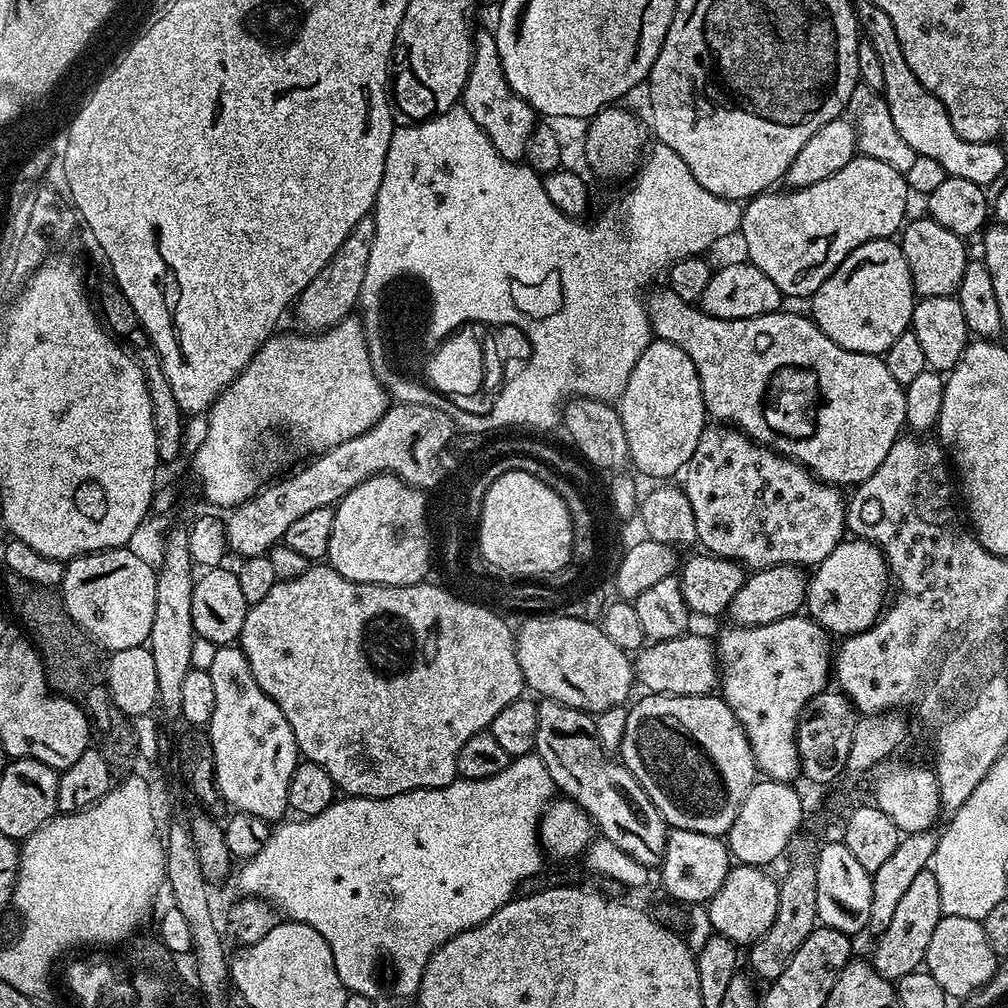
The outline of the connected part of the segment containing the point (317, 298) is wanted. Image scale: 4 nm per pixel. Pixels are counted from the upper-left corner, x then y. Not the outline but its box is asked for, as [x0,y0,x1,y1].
[294,215,375,333]

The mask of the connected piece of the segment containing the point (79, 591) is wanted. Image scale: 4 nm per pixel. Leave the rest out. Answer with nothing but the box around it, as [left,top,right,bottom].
[58,547,157,654]

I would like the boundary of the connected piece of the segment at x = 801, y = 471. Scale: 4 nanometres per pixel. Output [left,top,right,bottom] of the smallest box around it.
[682,426,848,569]

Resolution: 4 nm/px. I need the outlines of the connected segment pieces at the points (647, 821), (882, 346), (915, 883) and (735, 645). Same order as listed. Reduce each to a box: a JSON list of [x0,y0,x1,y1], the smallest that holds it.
[[534,699,670,870],[810,238,917,356],[870,870,942,982],[714,614,834,781]]

